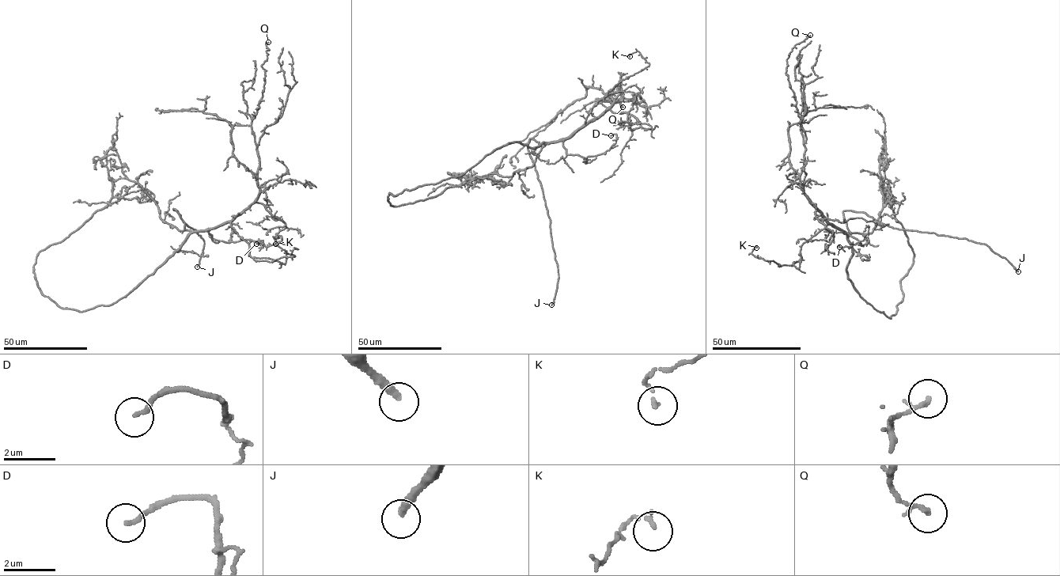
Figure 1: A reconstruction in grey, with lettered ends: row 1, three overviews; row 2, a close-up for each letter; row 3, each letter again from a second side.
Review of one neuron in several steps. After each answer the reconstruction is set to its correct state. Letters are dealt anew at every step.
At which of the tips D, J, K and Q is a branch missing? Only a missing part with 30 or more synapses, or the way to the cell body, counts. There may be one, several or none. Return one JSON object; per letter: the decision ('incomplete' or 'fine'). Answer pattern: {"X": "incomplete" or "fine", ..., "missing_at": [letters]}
{"D": "fine", "J": "incomplete", "K": "fine", "Q": "fine", "missing_at": ["J"]}

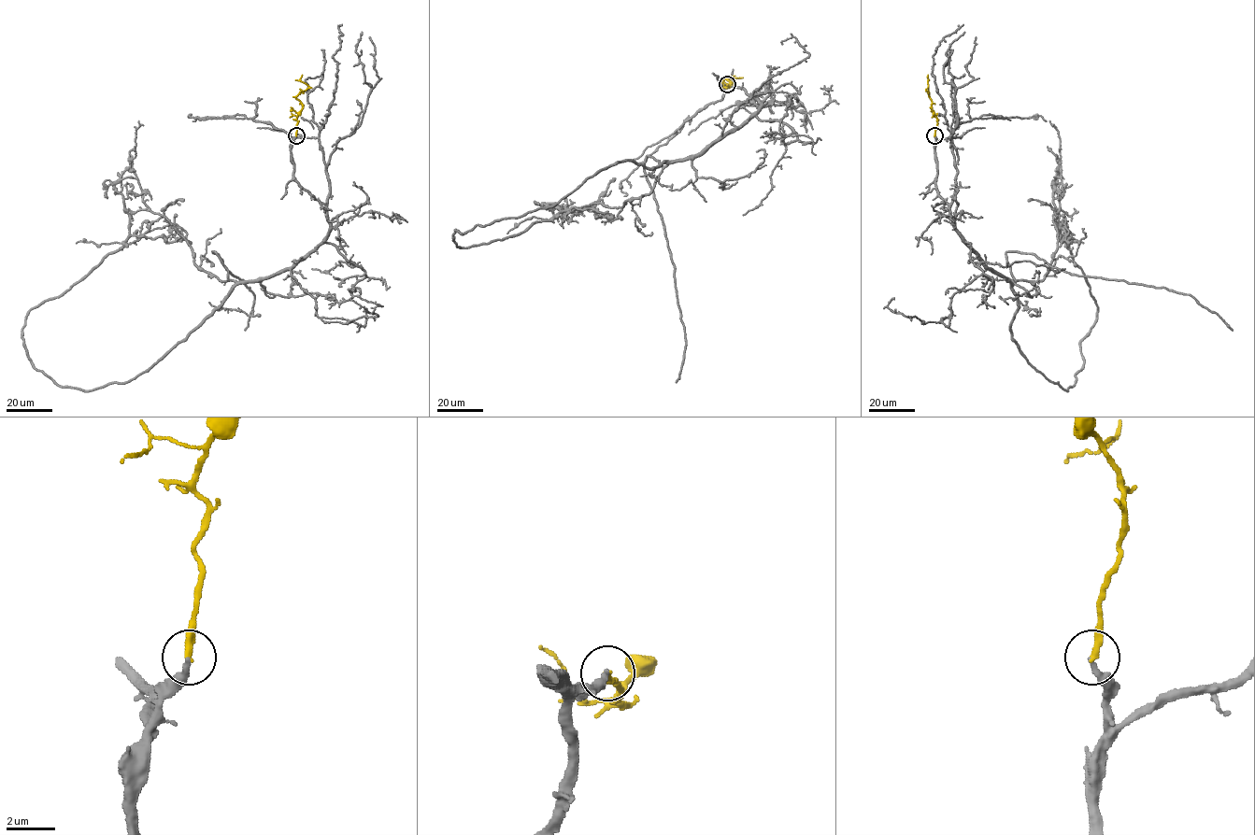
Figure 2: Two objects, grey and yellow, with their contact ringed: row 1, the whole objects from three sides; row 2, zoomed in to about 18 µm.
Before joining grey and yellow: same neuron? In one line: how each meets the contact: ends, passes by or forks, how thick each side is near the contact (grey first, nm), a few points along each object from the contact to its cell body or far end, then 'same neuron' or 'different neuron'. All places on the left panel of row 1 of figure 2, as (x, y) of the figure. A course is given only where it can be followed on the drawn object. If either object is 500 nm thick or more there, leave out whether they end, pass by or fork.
grey ends; yellow ends; calibres 220 and 300 nm; course grey (295, 135), (294, 179), (325, 205), (330, 229), (291, 267), (220, 281), (168, 223), (110, 252), (25, 324); course yellow (295, 135), (296, 118), (303, 105), (296, 96), (309, 87), (300, 79), (302, 75); same neuron

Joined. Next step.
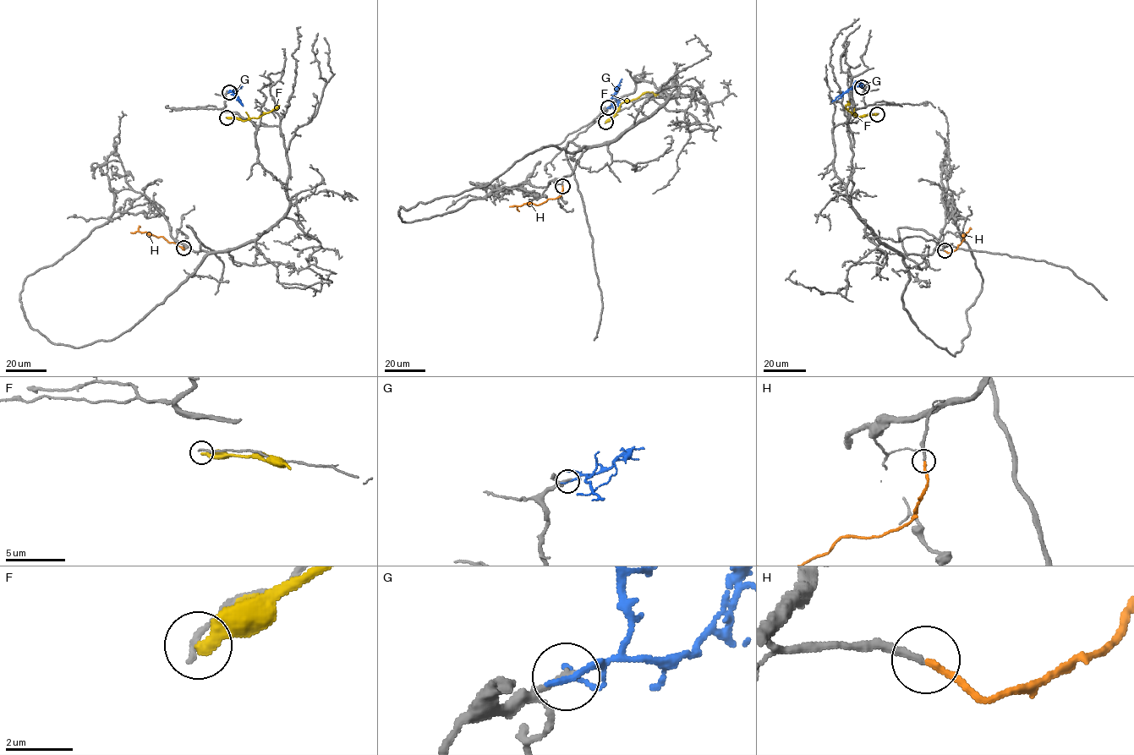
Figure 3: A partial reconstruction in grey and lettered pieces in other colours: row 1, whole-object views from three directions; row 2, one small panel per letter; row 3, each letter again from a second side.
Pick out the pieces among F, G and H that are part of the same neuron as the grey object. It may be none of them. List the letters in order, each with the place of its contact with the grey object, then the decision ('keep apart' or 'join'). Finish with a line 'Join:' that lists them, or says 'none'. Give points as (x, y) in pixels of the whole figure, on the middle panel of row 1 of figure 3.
F: contact (605, 122); keep apart
G: contact (608, 107); keep apart
H: contact (562, 186); join
Join: H

